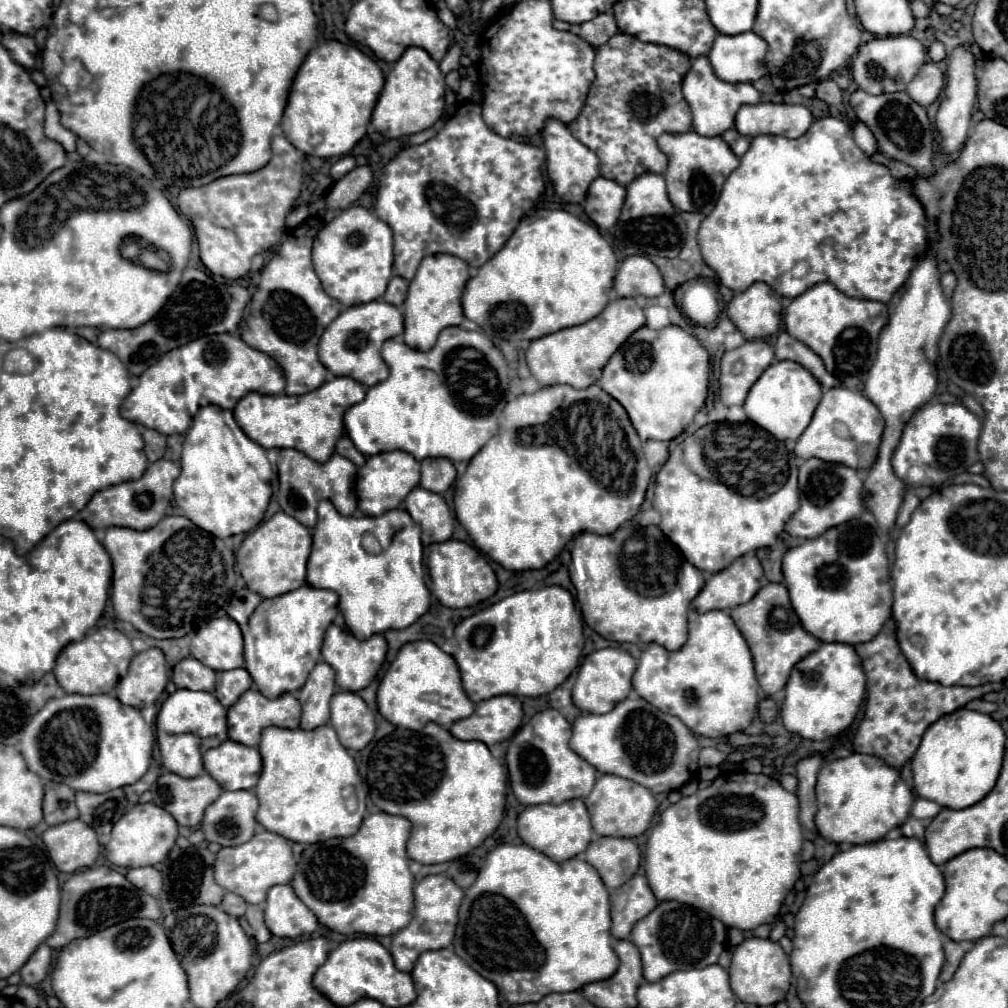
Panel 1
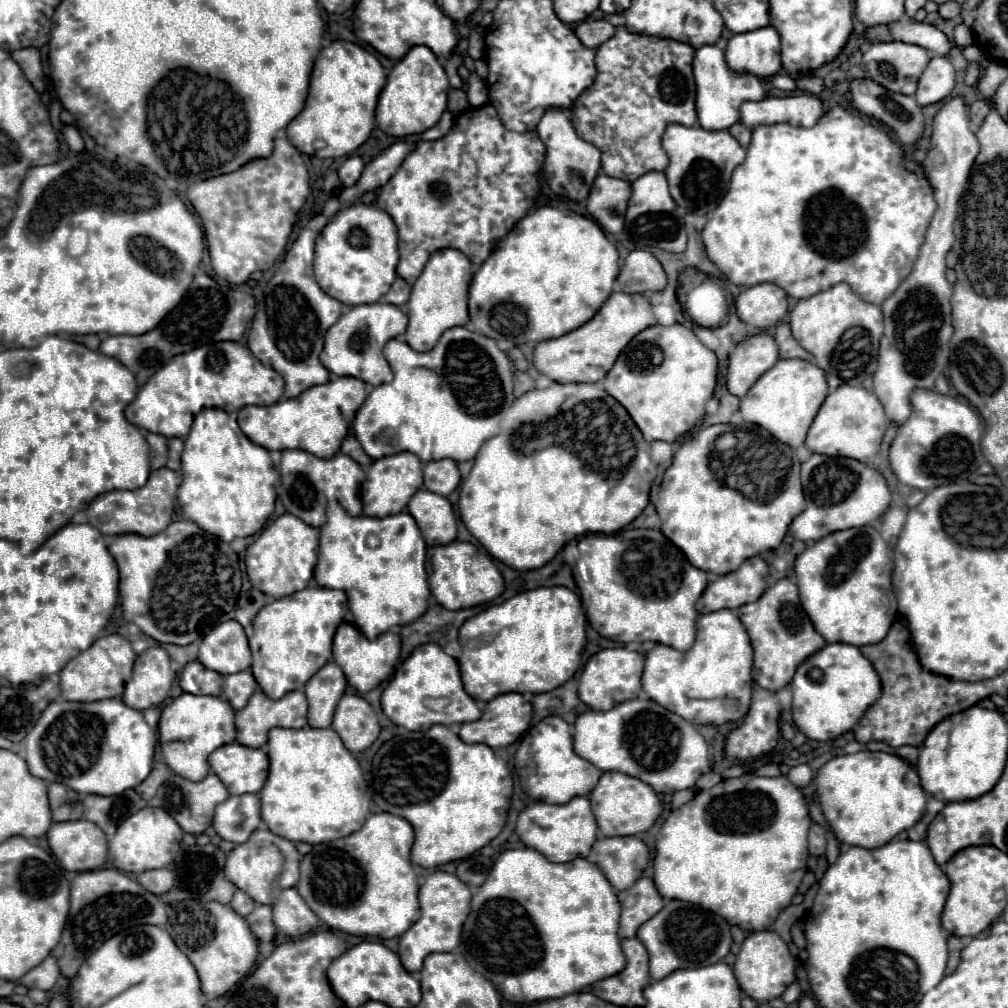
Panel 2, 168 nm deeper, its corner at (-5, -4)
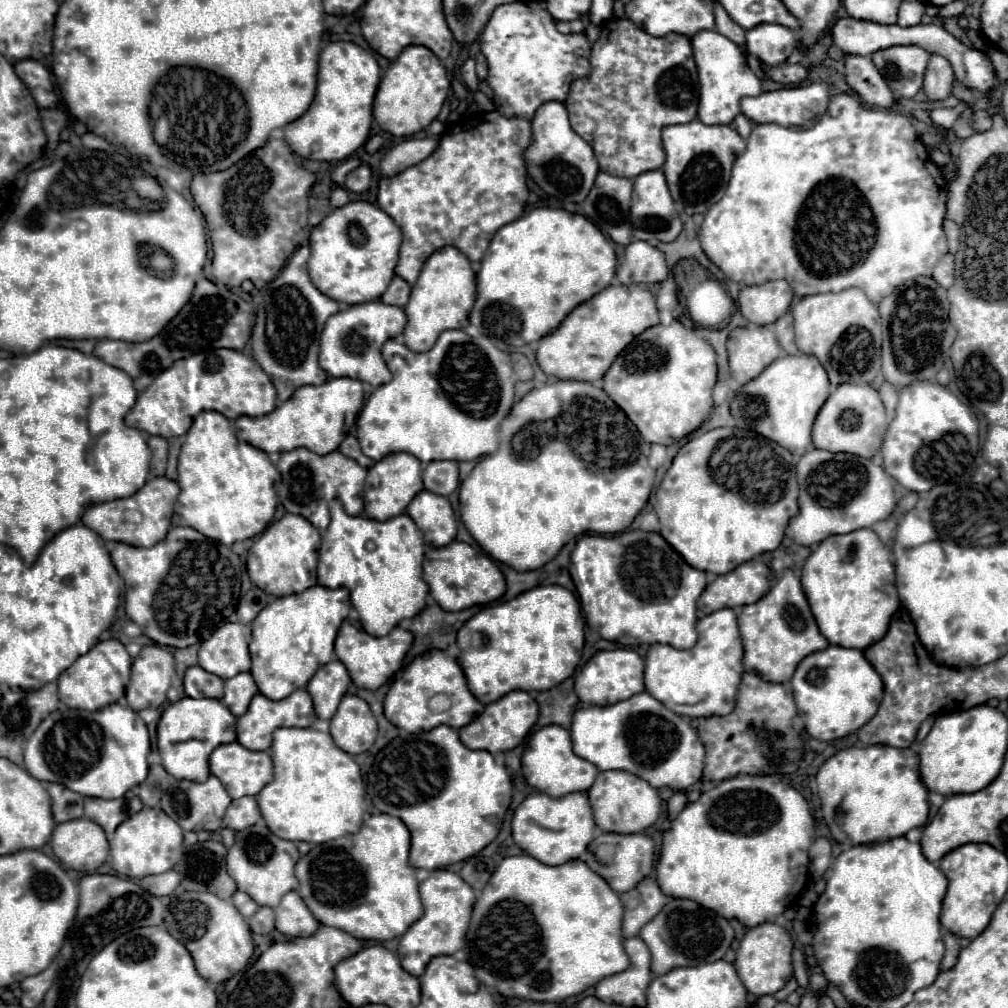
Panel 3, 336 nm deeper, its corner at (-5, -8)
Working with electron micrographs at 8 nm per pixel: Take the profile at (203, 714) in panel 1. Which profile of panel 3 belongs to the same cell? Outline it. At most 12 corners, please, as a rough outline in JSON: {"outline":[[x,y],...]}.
{"outline":[[183,697],[157,725],[161,765],[175,779],[209,767],[205,743],[233,743],[219,699]]}

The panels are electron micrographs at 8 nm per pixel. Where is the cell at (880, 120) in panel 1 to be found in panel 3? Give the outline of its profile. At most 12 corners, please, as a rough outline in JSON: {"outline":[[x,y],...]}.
{"outline":[[847,55],[847,85],[871,107],[895,95],[869,57]]}

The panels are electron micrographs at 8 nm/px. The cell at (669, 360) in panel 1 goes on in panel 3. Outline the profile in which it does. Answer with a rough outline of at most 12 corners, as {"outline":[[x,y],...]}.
{"outline":[[649,327],[603,391],[647,443],[673,445],[713,407],[711,345]]}

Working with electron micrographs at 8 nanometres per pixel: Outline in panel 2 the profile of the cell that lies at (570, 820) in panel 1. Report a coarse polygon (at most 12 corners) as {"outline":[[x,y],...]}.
{"outline":[[587,797],[535,801],[515,833],[549,861],[589,855],[597,823]]}

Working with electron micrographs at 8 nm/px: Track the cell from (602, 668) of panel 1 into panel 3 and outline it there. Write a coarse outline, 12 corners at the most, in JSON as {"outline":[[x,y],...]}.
{"outline":[[631,649],[595,653],[575,679],[583,705],[643,691]]}

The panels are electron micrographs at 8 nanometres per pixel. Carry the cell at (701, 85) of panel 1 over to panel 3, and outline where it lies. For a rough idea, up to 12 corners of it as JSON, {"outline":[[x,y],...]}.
{"outline":[[717,31],[691,39],[699,115],[729,125],[761,81]]}

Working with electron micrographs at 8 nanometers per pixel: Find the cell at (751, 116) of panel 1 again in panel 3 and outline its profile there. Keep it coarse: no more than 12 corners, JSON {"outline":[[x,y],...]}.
{"outline":[[811,83],[745,97],[753,123],[809,127],[829,103],[829,87]]}

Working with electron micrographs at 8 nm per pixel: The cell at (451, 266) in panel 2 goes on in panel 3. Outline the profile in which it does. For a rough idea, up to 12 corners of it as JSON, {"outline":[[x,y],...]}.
{"outline":[[455,247],[435,251],[405,305],[398,337],[429,351],[463,329],[475,273]]}

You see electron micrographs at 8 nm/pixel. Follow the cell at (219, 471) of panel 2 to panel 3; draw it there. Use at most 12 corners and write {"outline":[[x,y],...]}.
{"outline":[[201,411],[179,453],[174,522],[223,545],[277,508],[269,455]]}

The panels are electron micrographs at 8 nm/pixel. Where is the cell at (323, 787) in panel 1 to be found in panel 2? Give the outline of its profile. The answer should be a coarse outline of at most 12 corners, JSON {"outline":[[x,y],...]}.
{"outline":[[331,729],[269,731],[261,819],[327,843],[365,819],[359,761]]}

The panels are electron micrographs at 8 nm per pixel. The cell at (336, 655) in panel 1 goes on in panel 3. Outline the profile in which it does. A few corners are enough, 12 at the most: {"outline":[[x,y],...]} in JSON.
{"outline":[[345,621],[335,655],[357,687],[375,691],[401,669],[413,635],[373,637]]}

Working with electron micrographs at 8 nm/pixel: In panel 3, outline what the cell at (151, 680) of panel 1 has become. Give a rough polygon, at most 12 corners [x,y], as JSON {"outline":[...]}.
{"outline":[[159,645],[143,647],[131,667],[133,711],[161,707],[175,659]]}

